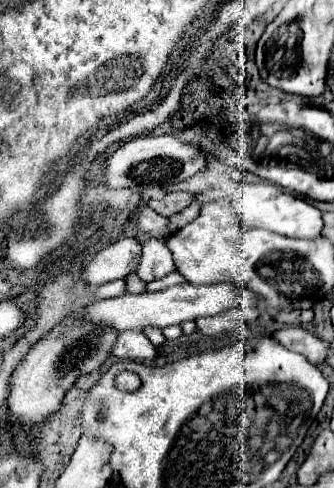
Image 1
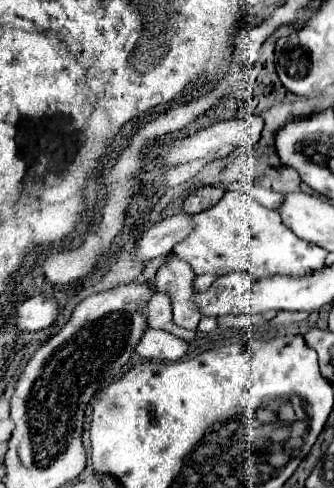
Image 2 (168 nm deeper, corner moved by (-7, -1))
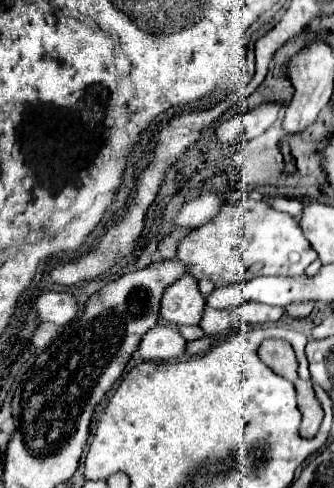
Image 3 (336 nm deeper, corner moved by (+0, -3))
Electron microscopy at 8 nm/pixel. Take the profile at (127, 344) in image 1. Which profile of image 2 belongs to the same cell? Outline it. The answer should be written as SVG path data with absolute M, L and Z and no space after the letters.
M148 328L142 340L138 342L136 352L146 360L174 362L174 360L180 360L188 352L188 342L174 334L168 334L166 330Z

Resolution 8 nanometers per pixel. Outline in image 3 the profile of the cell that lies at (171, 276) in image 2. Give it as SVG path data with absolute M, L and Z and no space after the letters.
M183 274L165 288L161 298L161 316L173 324L199 324L205 308L205 298L197 288L197 280Z

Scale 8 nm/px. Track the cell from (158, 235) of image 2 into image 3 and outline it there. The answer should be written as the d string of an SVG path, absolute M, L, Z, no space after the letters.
M205 194L205 196L195 198L183 204L183 208L173 220L173 230L175 228L189 228L189 230L199 228L207 224L209 220L213 220L221 206L223 206L223 194Z

